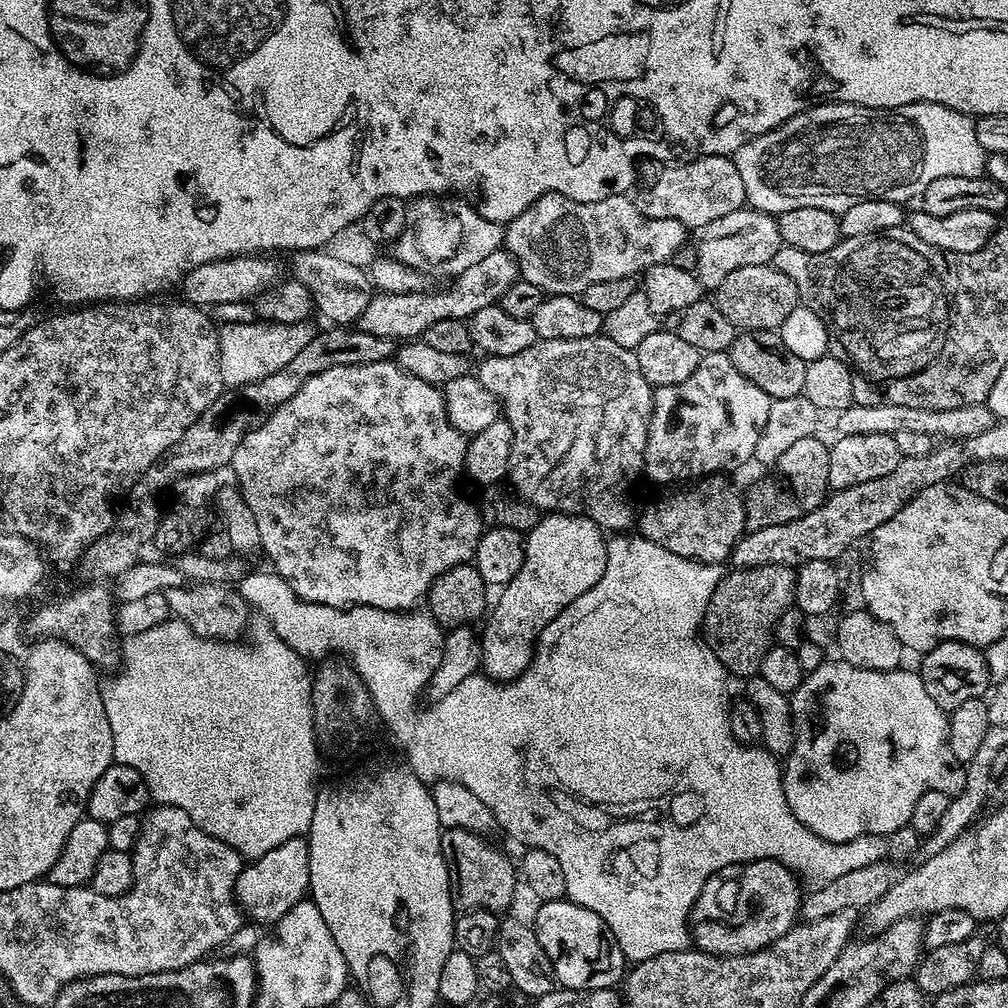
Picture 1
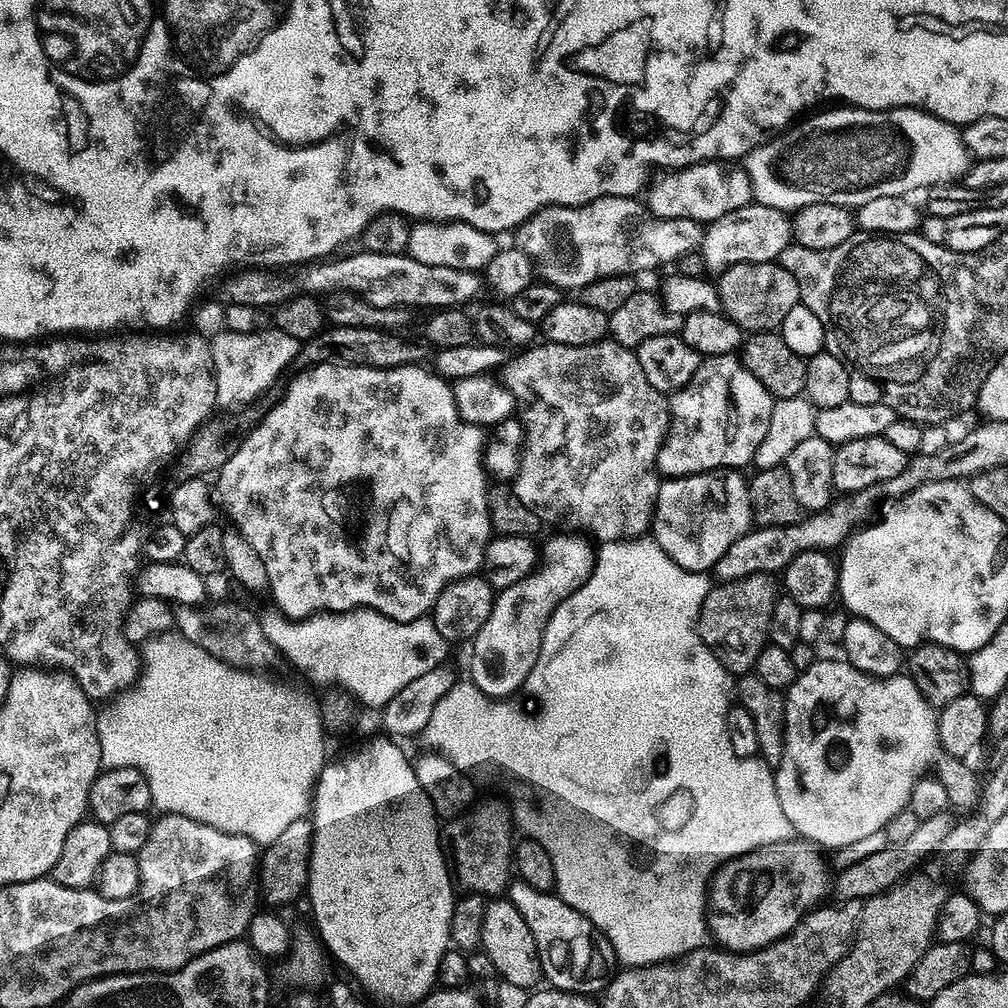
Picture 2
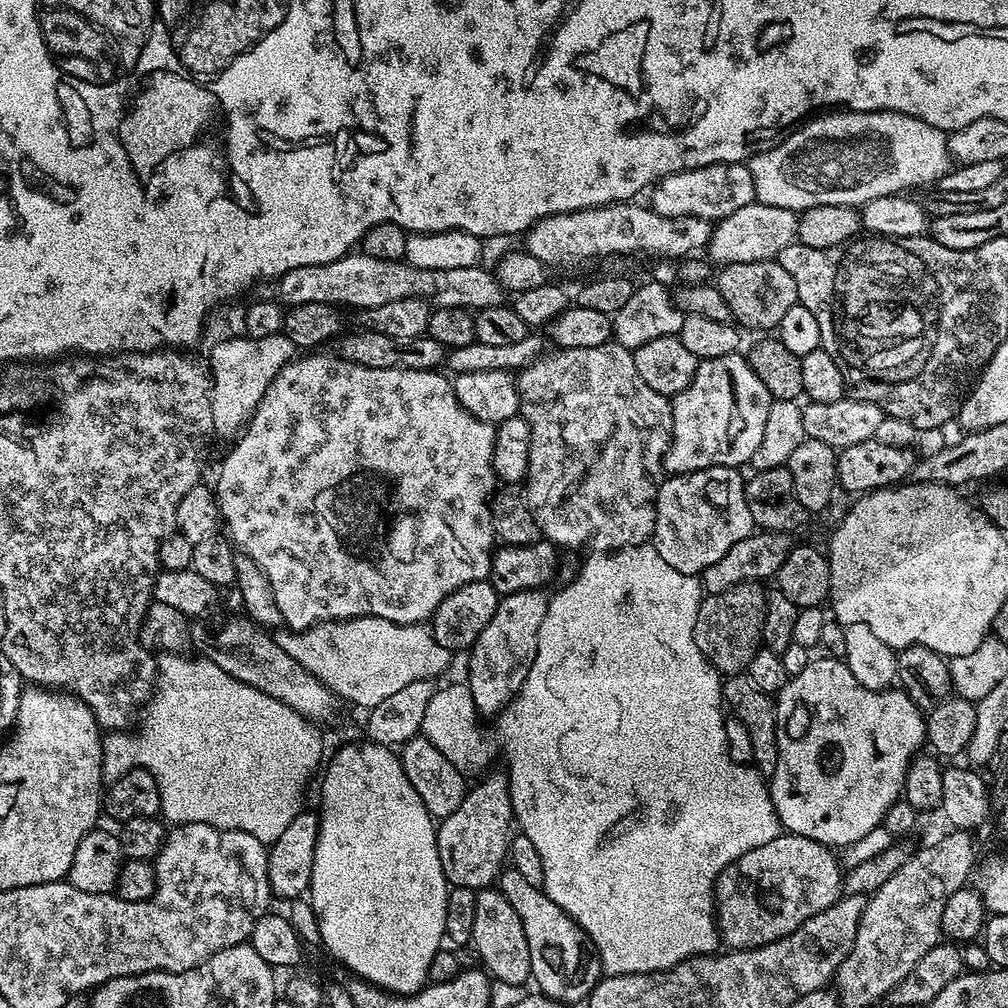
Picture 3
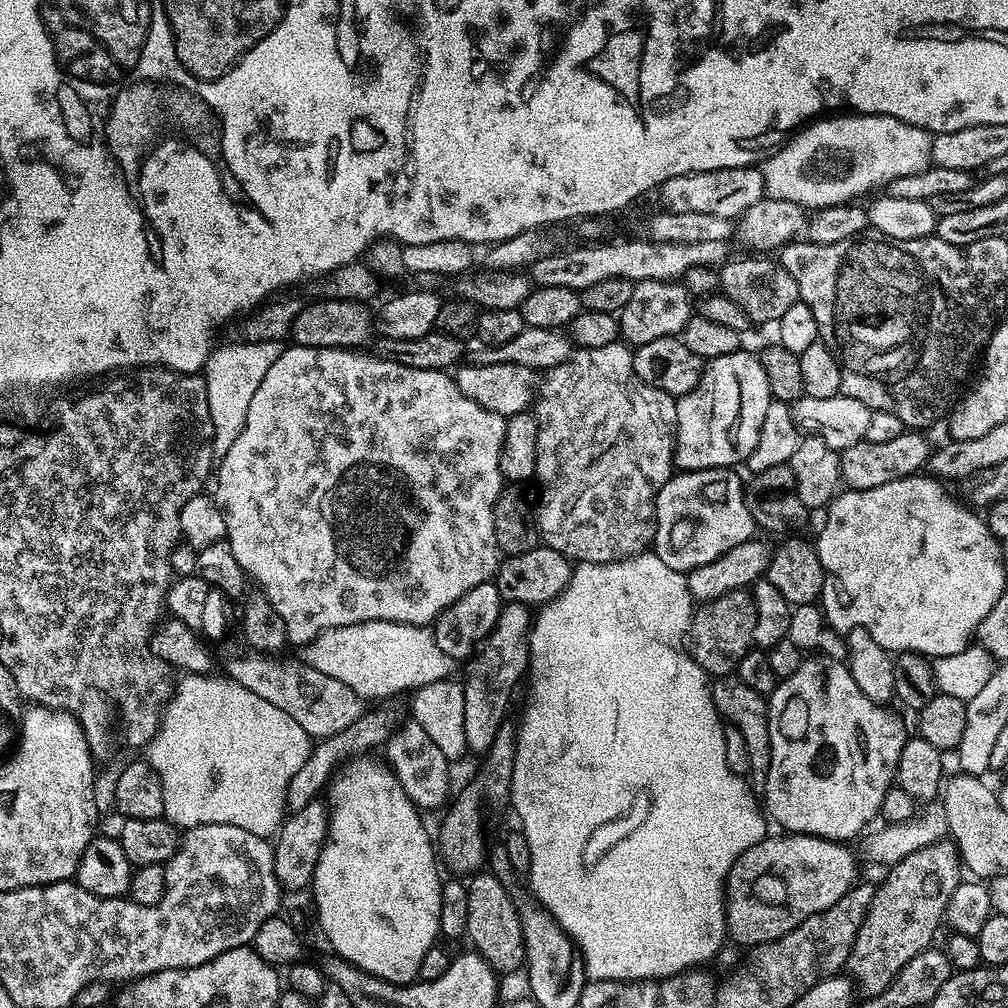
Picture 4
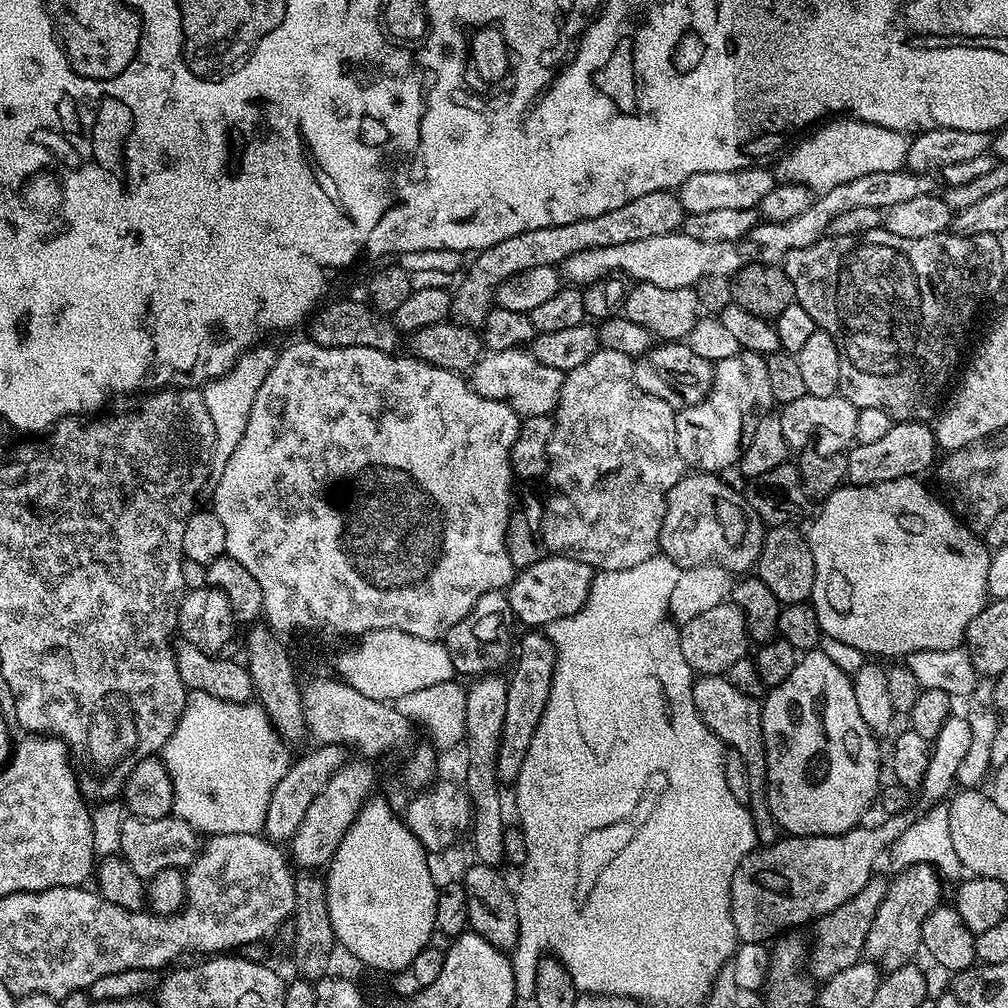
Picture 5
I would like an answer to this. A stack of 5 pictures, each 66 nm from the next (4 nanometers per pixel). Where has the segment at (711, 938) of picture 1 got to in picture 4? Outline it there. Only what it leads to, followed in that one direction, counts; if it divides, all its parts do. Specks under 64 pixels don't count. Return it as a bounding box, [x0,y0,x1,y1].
[724,834,857,946]

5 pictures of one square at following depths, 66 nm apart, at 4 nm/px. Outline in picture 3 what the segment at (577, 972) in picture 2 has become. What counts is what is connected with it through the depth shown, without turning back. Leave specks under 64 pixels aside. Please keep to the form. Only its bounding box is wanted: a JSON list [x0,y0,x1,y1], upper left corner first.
[521,899,602,1002]

